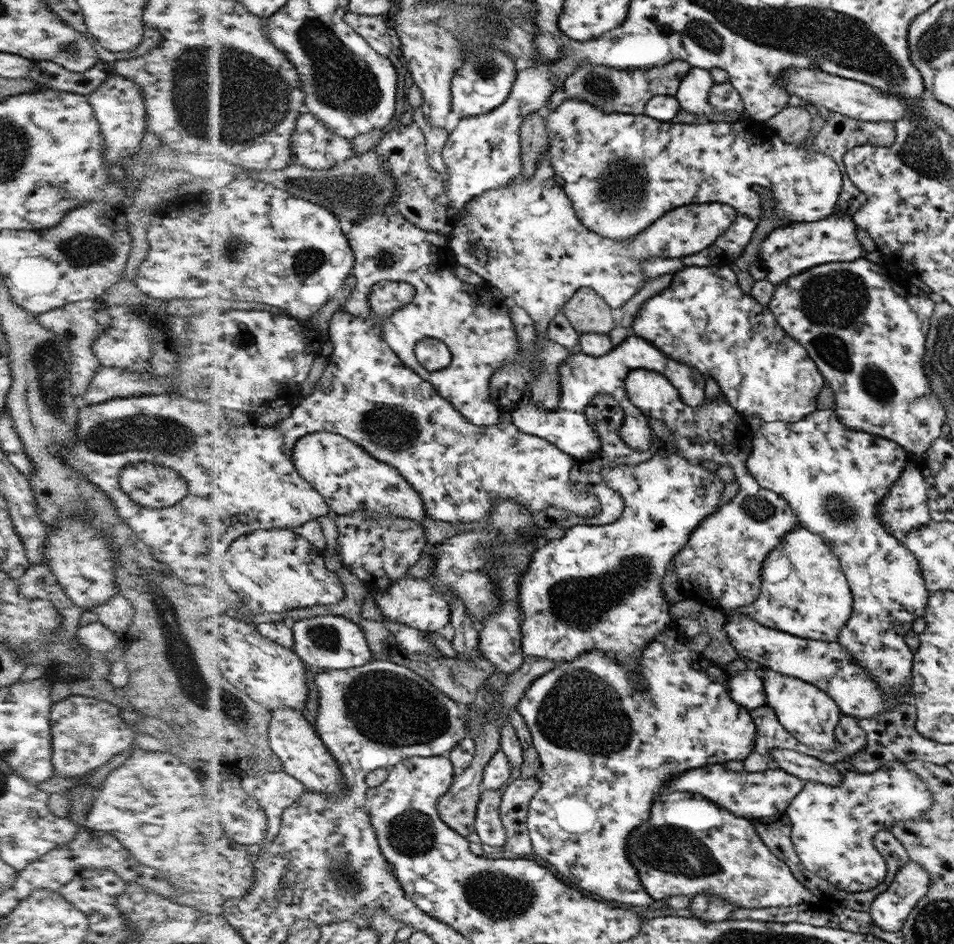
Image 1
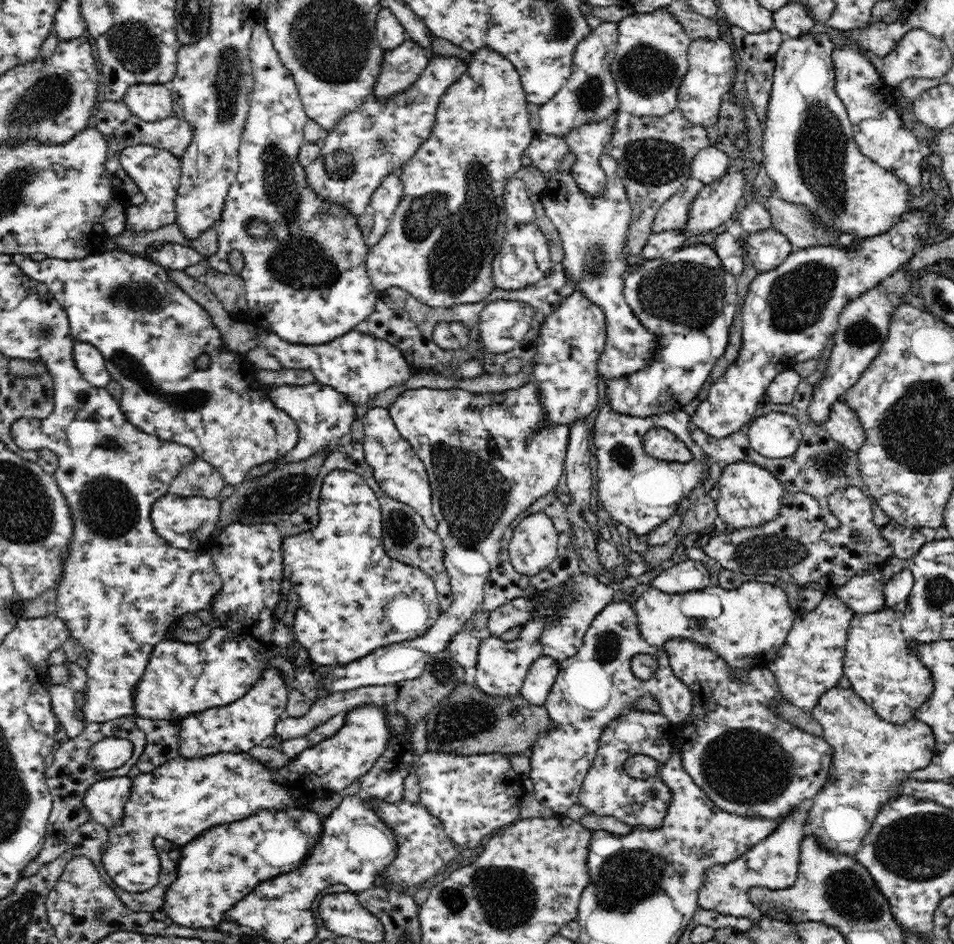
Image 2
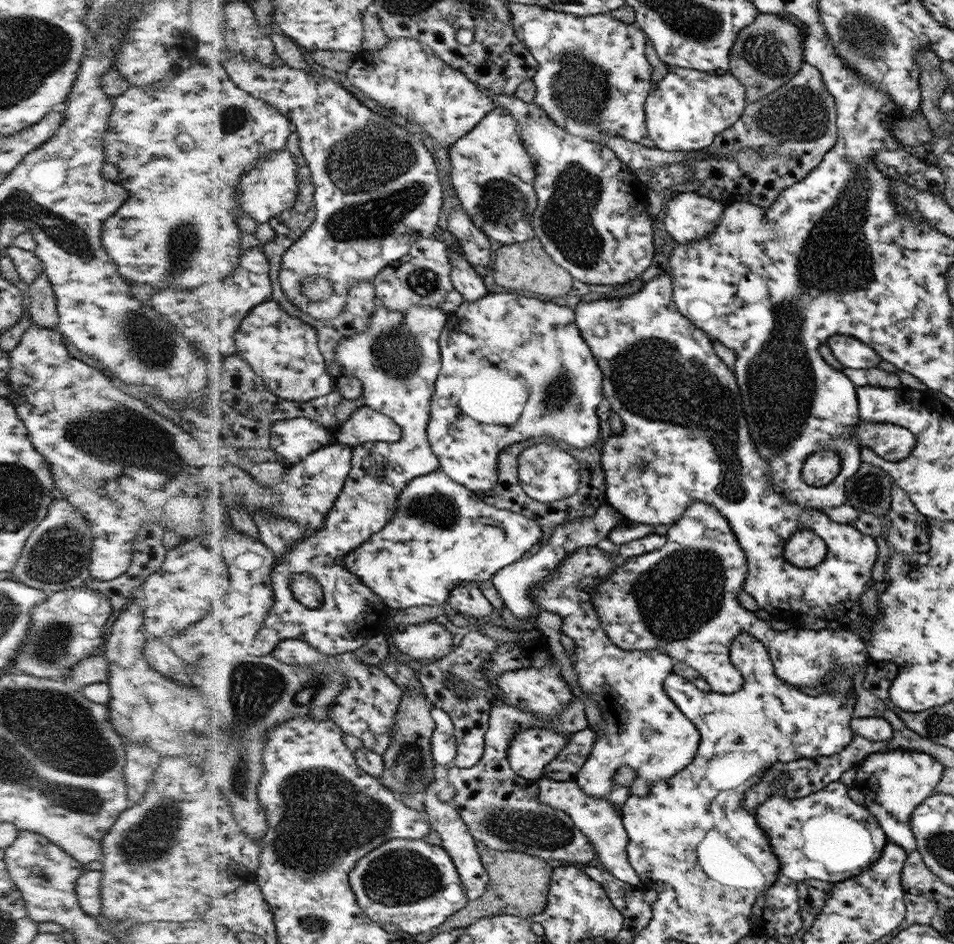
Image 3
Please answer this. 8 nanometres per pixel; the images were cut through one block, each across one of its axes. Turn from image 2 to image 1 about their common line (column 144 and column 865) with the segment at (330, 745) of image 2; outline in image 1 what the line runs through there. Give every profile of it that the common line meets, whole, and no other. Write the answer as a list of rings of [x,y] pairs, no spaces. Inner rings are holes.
[[[886,761],[883,767],[880,767],[877,771],[873,773],[859,773],[858,771],[848,771],[844,772],[844,781],[840,785],[832,786],[829,784],[822,784],[821,782],[807,781],[804,783],[804,788],[796,797],[790,801],[788,808],[784,811],[789,819],[792,822],[792,839],[793,845],[798,855],[802,866],[806,870],[813,872],[816,876],[823,878],[830,882],[831,885],[837,886],[839,889],[844,889],[846,892],[862,892],[873,889],[875,886],[878,886],[880,882],[884,880],[884,877],[887,873],[886,861],[878,852],[878,849],[873,845],[873,838],[876,836],[876,833],[881,831],[889,831],[893,828],[894,825],[897,825],[899,822],[910,821],[914,825],[921,825],[922,820],[925,817],[925,813],[929,812],[932,808],[933,794],[930,792],[929,786],[926,784],[926,781],[914,770],[912,770],[911,765],[904,761]]]

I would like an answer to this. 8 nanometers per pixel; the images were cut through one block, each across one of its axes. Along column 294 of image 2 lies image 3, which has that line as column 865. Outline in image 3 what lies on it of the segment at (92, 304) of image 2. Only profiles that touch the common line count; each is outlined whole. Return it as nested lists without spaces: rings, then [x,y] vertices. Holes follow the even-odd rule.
[[[859,419],[853,428],[859,446],[870,447],[884,460],[898,462],[909,456],[917,445],[917,438],[906,428],[887,422],[866,422]]]

